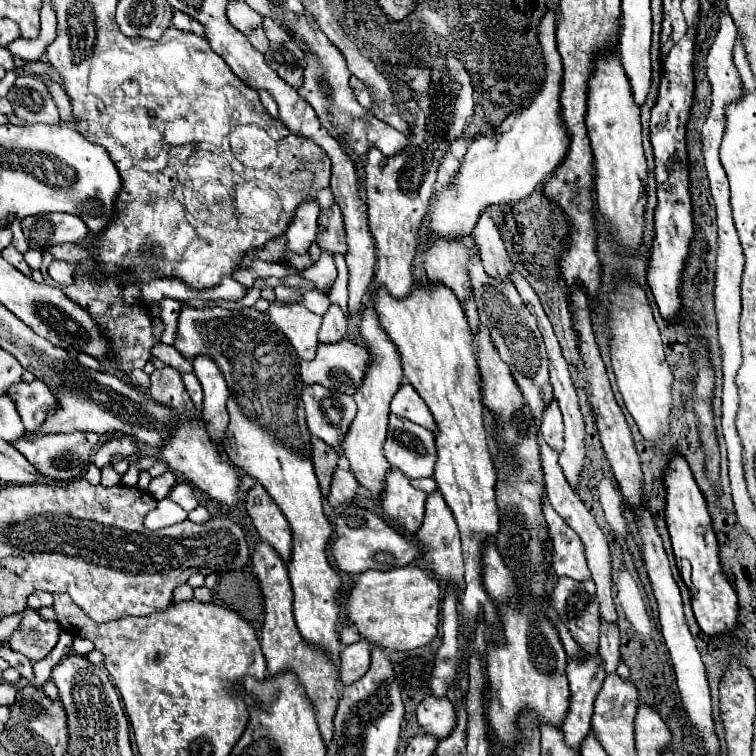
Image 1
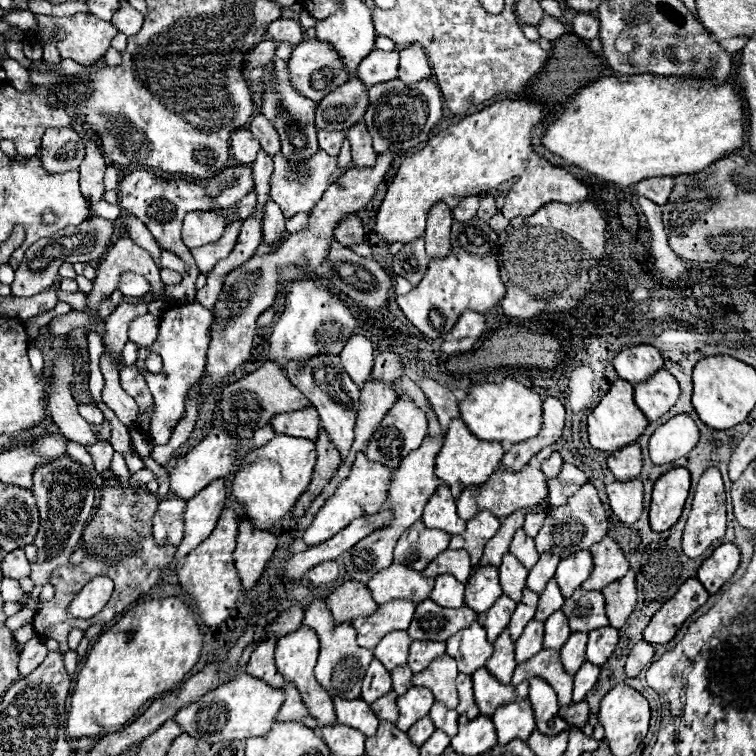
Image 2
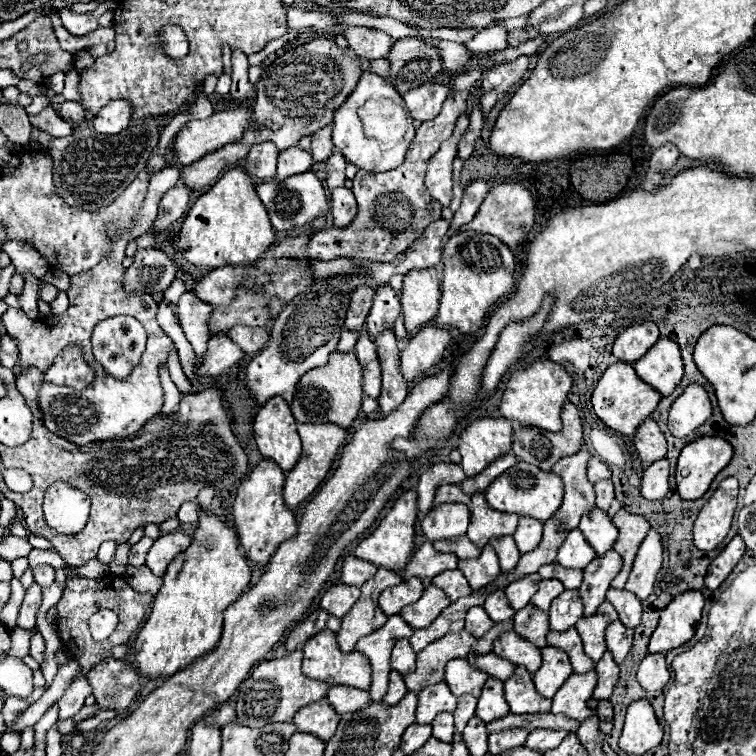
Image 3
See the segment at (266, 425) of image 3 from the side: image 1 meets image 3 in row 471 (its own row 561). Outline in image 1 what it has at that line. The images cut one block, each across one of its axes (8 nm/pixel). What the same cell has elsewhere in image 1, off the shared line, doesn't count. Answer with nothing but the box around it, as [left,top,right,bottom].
[246,484,292,562]

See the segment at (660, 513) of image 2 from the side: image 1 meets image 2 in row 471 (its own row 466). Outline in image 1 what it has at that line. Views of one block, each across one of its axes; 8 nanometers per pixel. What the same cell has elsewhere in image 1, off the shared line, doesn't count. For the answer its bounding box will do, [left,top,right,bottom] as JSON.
[664,456,740,638]

